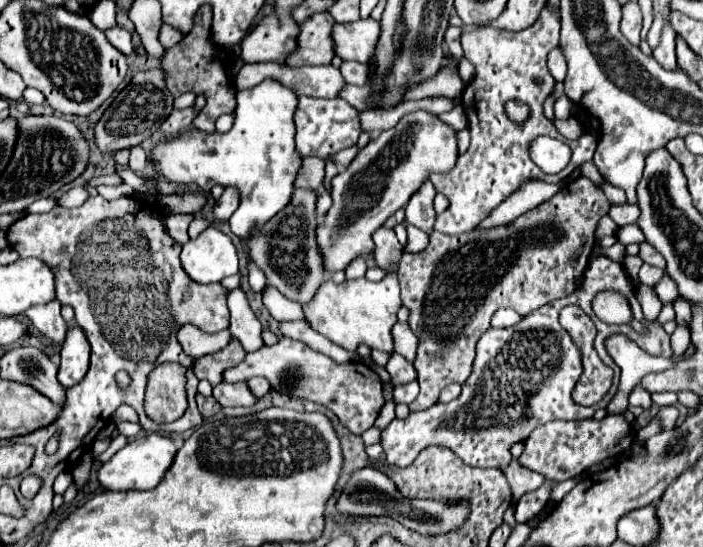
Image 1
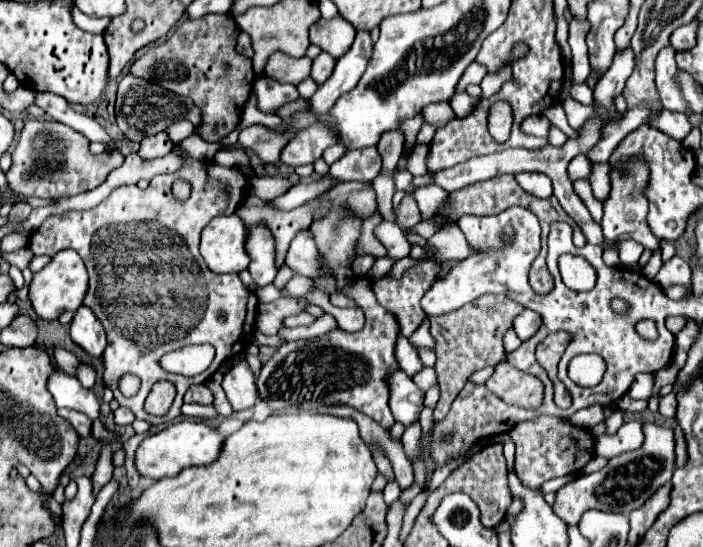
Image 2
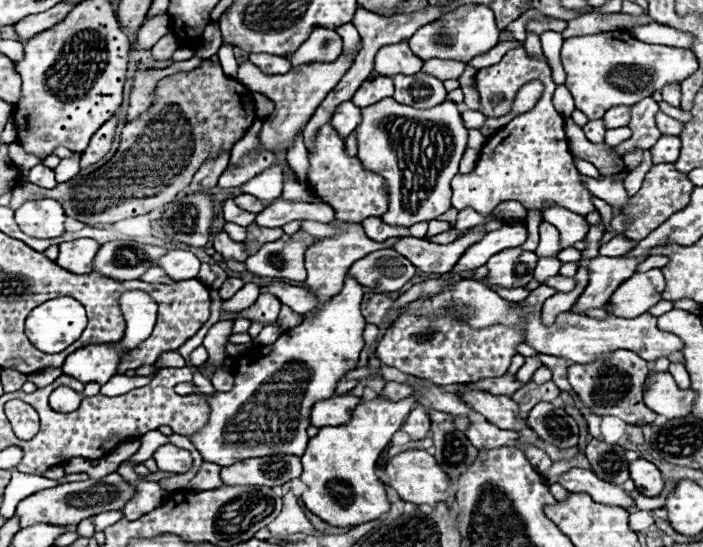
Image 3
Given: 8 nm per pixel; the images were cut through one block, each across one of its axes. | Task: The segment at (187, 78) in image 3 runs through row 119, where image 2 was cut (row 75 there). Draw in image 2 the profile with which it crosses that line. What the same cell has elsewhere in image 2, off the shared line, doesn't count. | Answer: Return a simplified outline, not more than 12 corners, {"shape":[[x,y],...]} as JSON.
{"shape":[[232,14],[186,20],[130,72],[236,130],[256,76]]}

